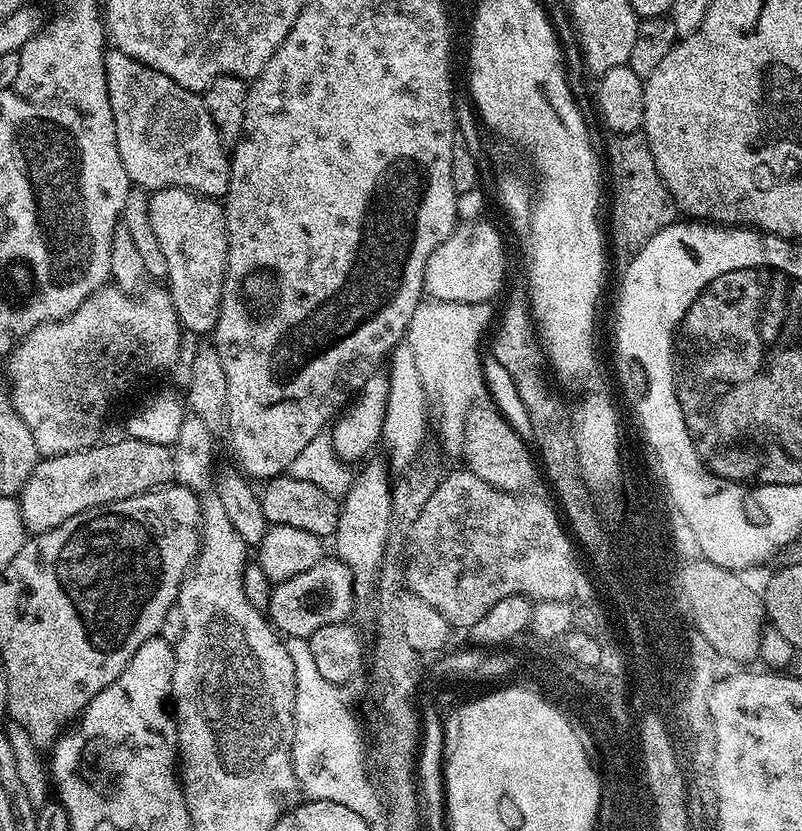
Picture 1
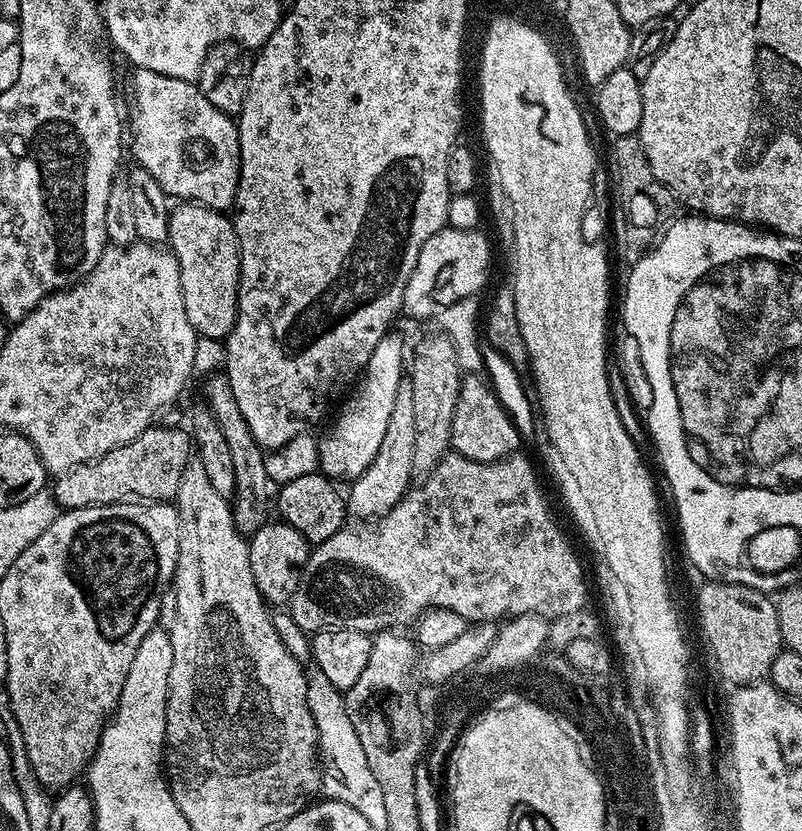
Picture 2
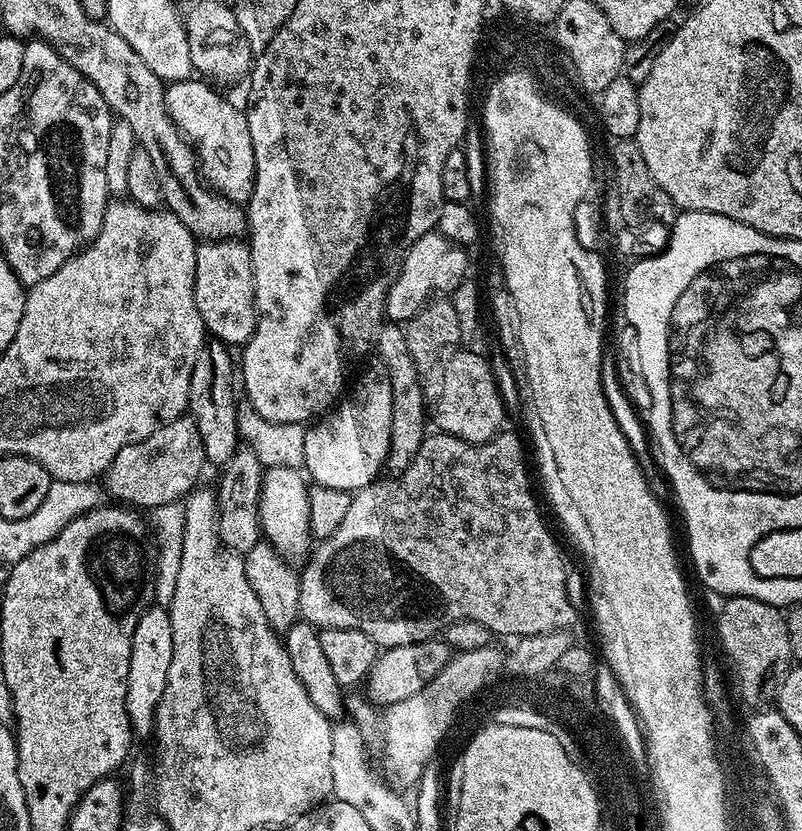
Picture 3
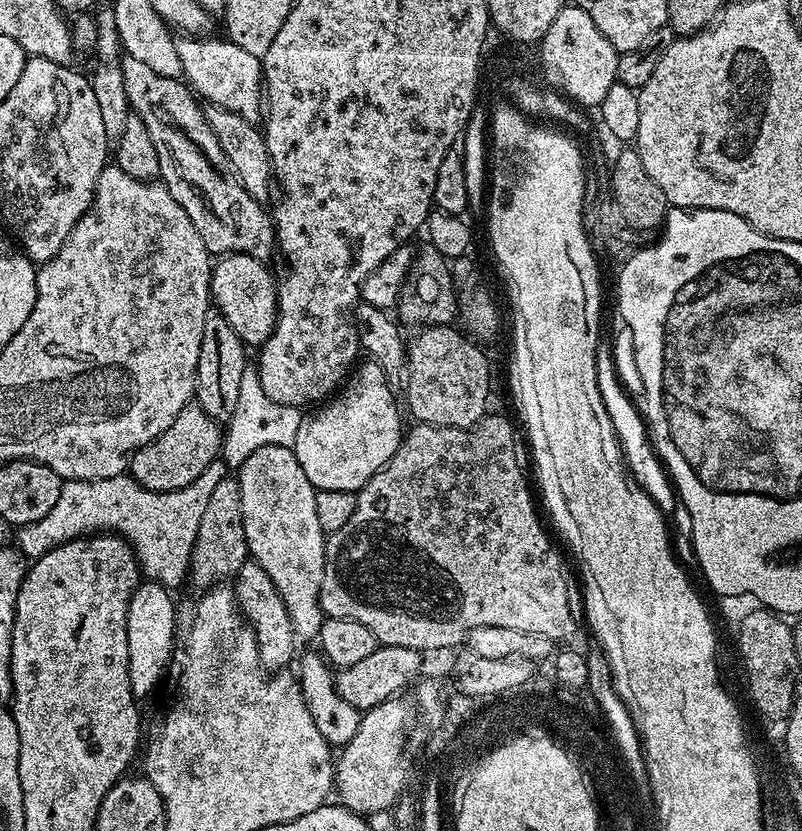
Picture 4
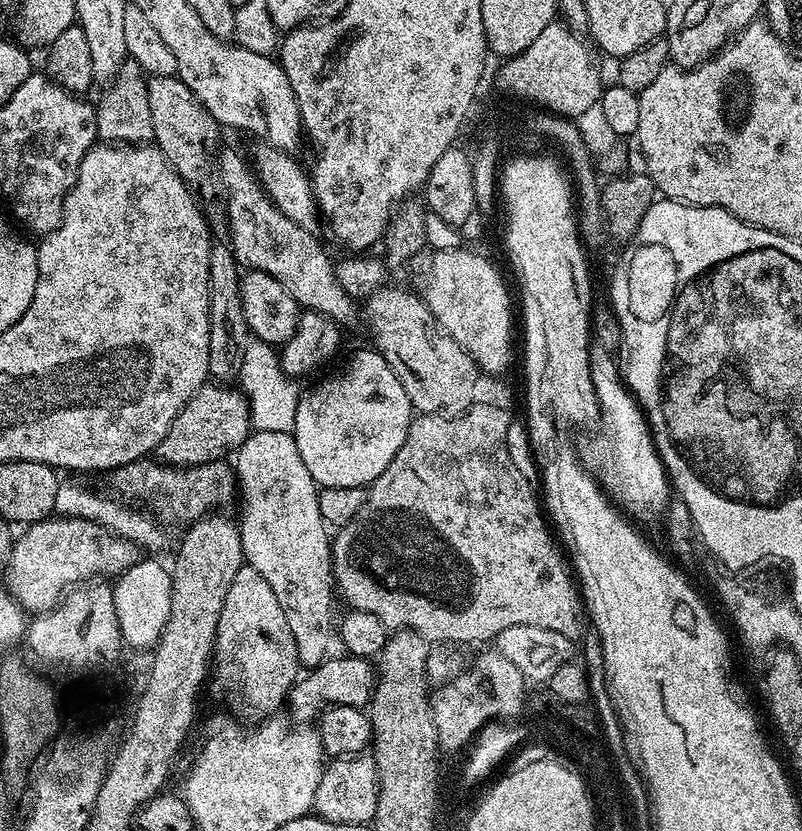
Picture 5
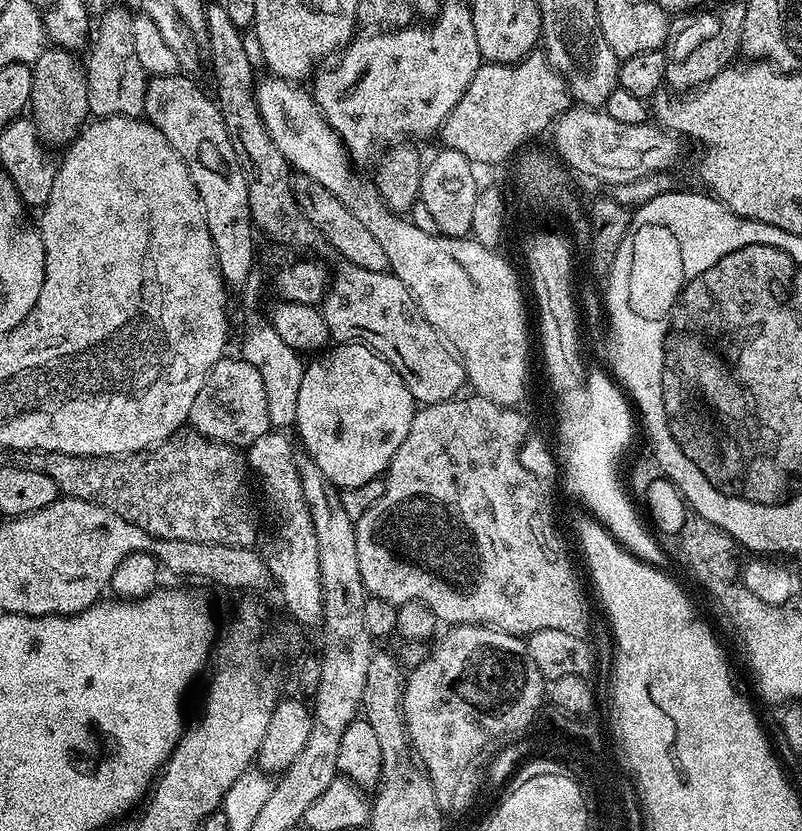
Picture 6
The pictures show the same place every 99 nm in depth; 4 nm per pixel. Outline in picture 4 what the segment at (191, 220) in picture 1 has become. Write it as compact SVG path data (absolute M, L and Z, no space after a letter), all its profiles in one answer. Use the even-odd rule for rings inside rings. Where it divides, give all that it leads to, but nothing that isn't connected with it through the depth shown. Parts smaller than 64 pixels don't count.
M232 254L219 257L212 265L212 281L210 283L210 300L215 311L230 322L234 334L245 346L259 346L270 338L276 325L276 285L268 273L269 265L265 261L247 256Z

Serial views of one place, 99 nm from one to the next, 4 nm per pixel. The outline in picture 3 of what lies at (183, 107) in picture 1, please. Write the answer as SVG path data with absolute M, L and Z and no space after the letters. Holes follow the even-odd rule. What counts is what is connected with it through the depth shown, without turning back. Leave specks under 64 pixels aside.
M189 78L169 83L164 89L164 101L176 129L196 153L204 183L233 204L244 206L254 188L254 145L250 143L247 115L220 92L203 78Z

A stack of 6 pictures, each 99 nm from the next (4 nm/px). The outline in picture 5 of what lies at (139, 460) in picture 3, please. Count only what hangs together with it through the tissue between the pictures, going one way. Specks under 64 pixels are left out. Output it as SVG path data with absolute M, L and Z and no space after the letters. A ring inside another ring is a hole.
M208 382L196 391L186 406L182 406L174 422L170 422L170 430L166 430L166 438L162 438L156 447L155 455L174 468L189 468L214 460L224 460L246 442L252 431L248 400L240 388Z

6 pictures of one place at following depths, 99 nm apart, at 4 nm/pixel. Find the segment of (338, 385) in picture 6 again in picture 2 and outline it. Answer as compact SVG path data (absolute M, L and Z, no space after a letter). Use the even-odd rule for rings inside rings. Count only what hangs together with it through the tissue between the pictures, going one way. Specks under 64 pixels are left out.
M390 330L382 342L374 346L374 354L370 354L370 362L366 362L354 391L343 401L344 413L333 422L332 429L324 437L319 437L319 471L329 480L354 481L364 473L366 466L370 466L370 462L374 462L374 454L378 454L378 446L382 446L382 437L386 435L386 422L390 422L390 413L394 410L398 386L405 378L404 340L396 330Z

